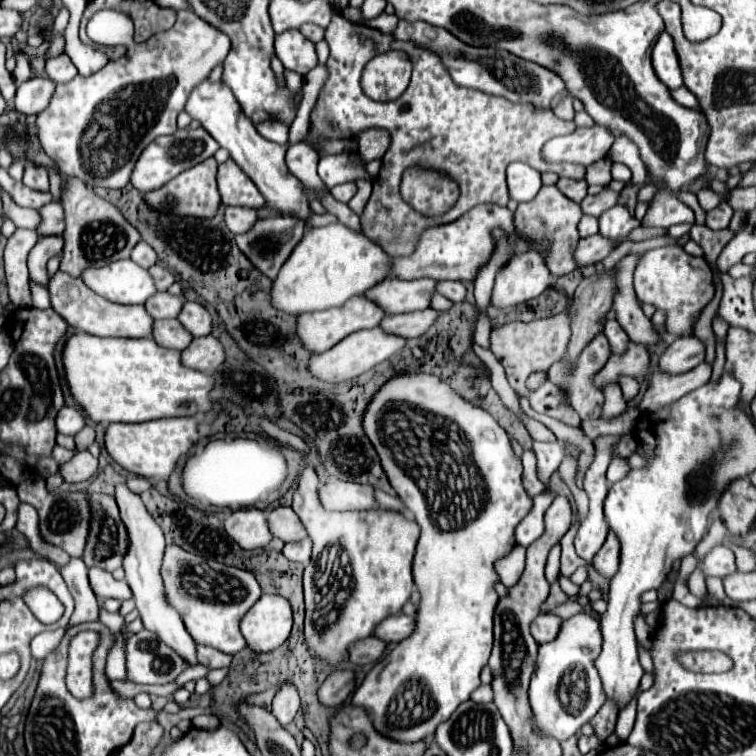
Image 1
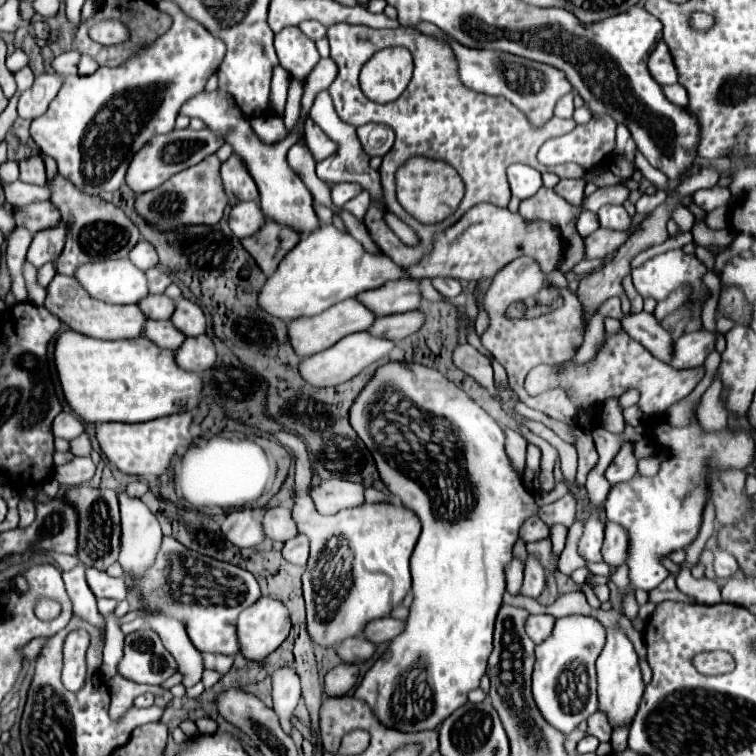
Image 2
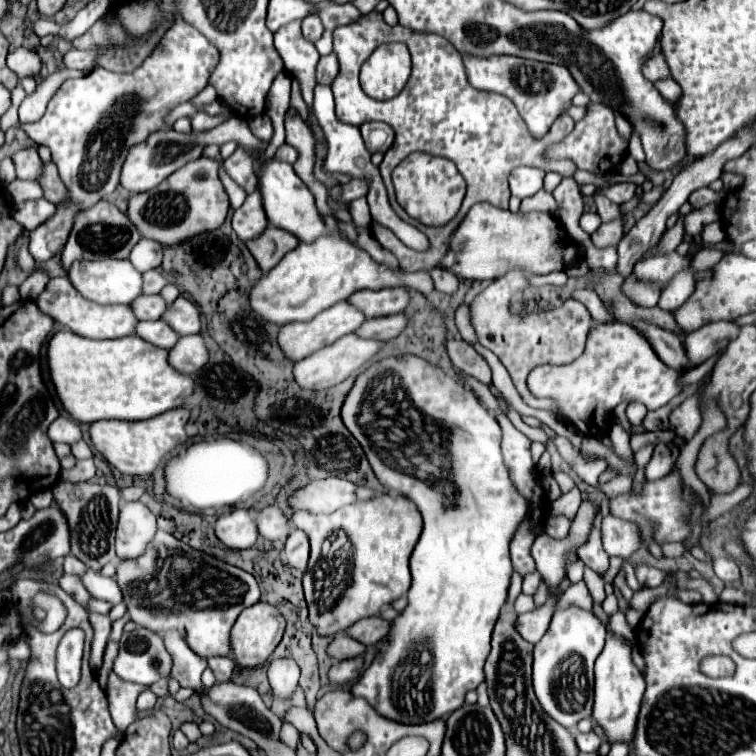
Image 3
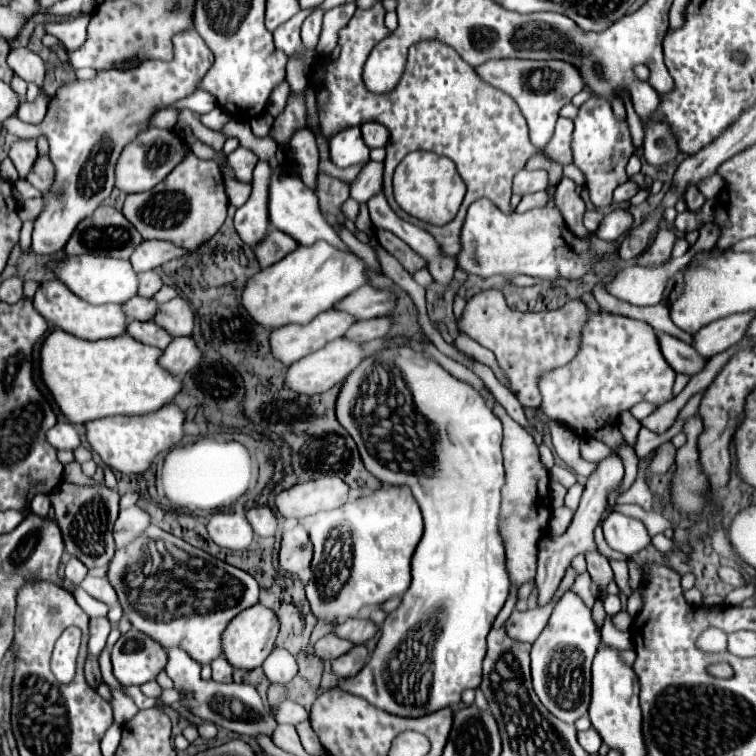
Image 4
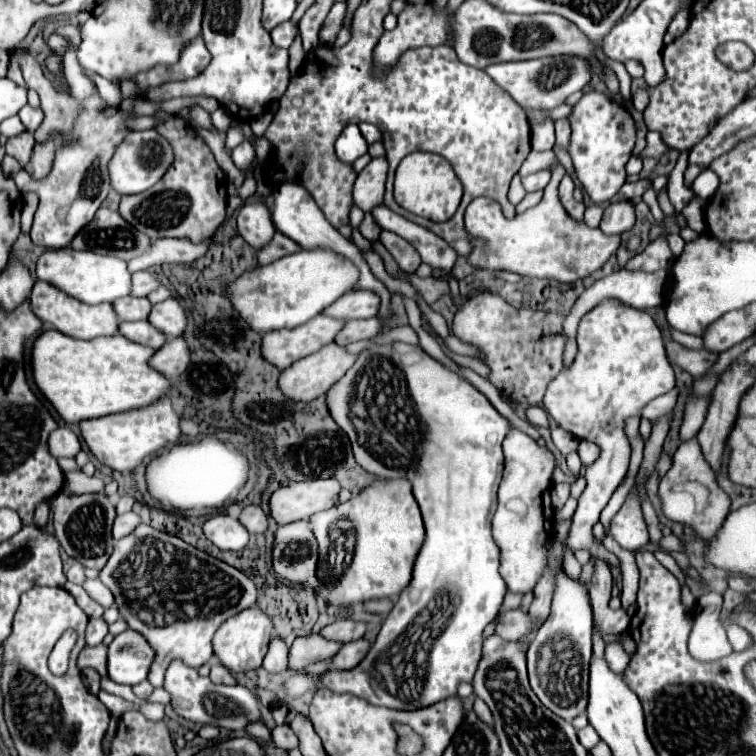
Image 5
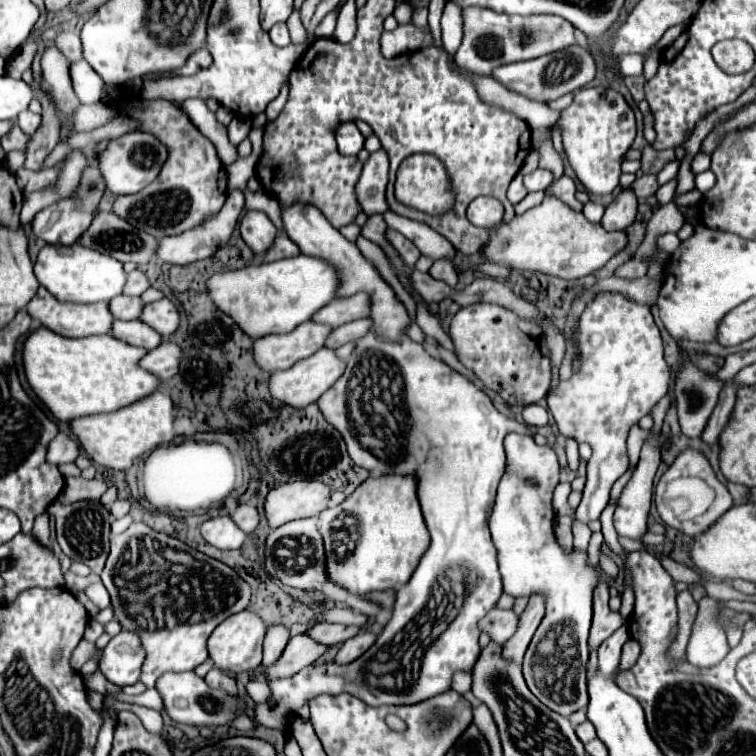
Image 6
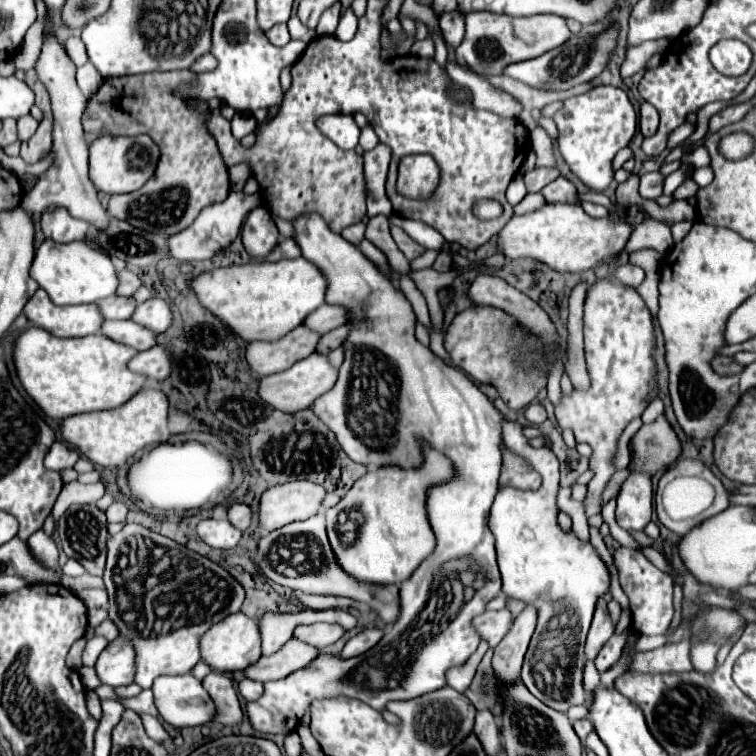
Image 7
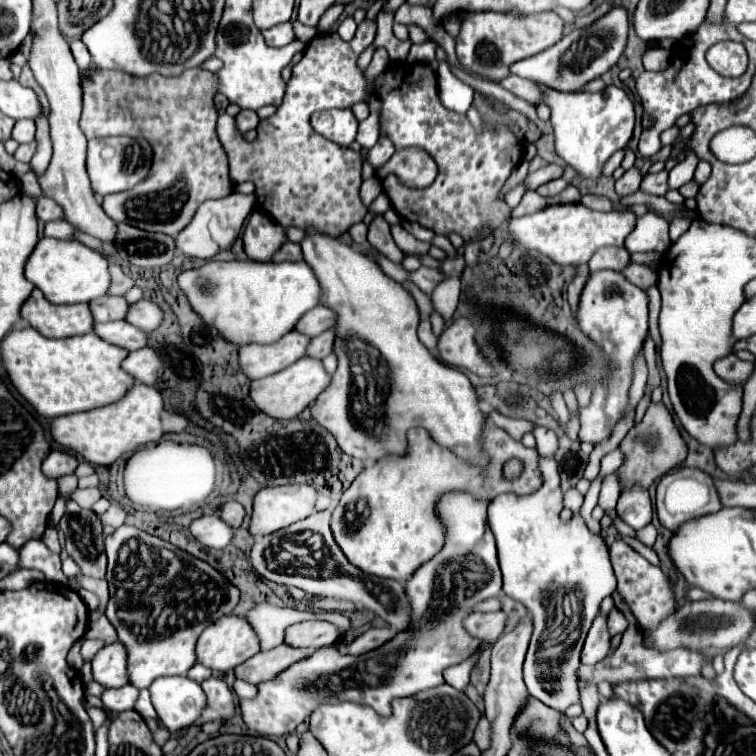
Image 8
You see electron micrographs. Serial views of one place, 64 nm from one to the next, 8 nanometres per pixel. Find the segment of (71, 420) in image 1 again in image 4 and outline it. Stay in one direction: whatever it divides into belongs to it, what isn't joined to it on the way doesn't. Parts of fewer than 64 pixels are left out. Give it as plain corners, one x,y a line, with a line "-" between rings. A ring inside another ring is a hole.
58,422
54,428
50,428
46,432
46,438
56,450
74,452
80,446
80,436
78,436
78,432
74,430
74,426
70,422

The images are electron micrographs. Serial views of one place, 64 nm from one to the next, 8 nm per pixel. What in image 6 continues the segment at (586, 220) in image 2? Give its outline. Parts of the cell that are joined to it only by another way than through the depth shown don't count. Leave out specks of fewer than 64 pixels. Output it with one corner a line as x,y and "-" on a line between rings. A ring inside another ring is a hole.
588,202
584,204
584,216
590,220
590,222
600,222
602,220
602,214
604,214
604,206
602,204
596,204
596,202

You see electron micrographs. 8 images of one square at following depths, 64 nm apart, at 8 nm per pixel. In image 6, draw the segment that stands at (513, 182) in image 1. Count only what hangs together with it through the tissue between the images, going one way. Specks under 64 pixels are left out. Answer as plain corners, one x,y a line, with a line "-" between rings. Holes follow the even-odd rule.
534,170
532,174
526,174
524,176
524,186
530,190
530,192
536,192
536,190
546,190
550,184
552,184
554,176
550,170

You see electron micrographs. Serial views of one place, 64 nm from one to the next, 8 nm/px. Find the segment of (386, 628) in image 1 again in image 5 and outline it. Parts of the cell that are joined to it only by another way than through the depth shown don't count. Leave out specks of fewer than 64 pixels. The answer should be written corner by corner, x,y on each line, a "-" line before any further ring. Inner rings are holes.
340,618
328,626
324,626
320,630
320,636
326,640
336,640
336,642
352,642
362,638
366,632
366,624
364,622
352,622
348,618

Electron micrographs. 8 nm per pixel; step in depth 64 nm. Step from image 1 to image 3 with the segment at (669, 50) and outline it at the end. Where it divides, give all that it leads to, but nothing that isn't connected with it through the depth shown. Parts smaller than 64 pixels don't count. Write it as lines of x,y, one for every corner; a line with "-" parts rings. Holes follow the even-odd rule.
654,56
650,58
644,66
642,66
642,74
650,80
650,82
656,82
658,78
666,78
670,74
666,62
664,62
664,56

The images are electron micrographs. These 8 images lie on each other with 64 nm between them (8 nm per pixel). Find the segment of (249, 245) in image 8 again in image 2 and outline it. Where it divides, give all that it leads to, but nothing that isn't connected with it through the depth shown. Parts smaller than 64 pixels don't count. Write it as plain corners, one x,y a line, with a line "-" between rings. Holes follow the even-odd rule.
242,202
232,208
230,212
230,228
238,238
246,238
254,234
254,230
262,228
264,214
258,206
258,202

